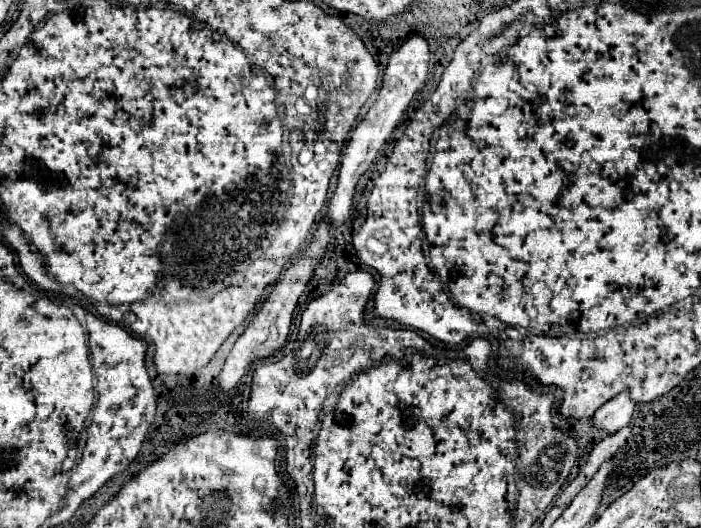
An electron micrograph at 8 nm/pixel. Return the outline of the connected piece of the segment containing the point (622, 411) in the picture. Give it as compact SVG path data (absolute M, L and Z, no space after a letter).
M621 392L593 414L593 426L605 430L607 434L615 434L617 430L625 428L631 422L633 412L635 402L629 398L627 392Z

